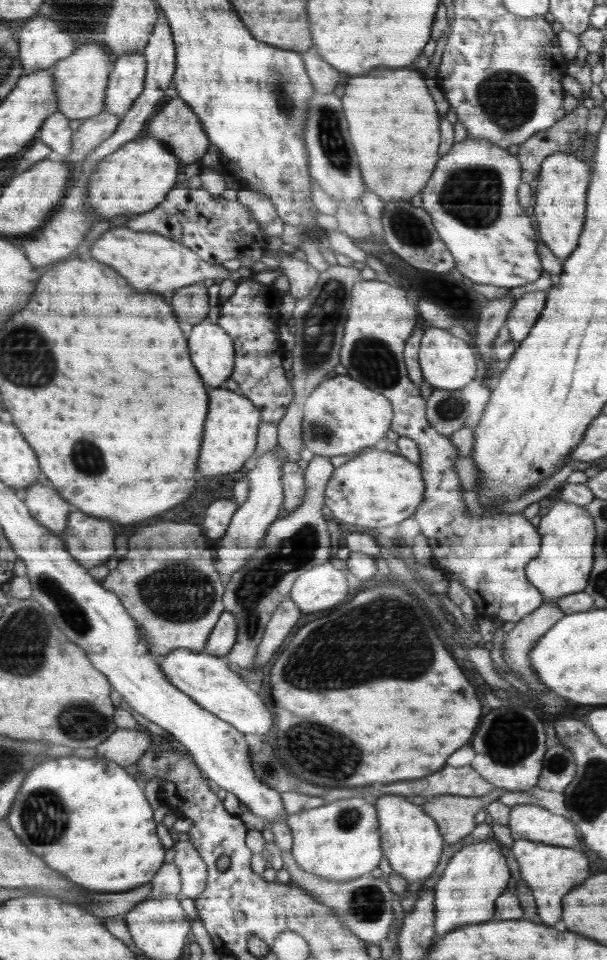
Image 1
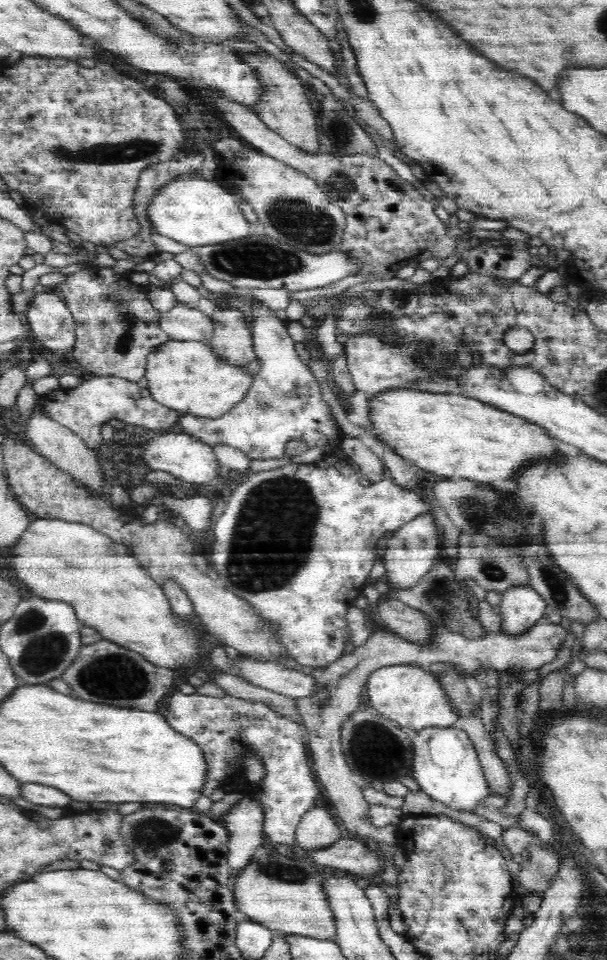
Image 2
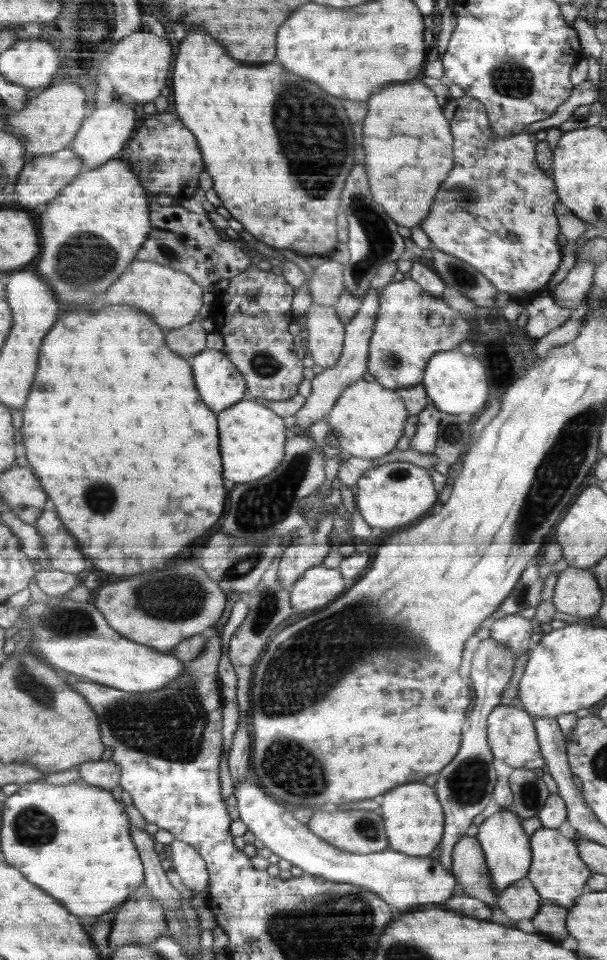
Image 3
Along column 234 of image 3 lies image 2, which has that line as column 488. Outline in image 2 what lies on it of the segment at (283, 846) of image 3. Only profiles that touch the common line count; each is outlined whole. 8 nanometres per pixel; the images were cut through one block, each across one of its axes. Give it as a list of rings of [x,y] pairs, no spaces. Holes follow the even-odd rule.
[[[460,724],[453,726],[422,726],[416,730],[412,743],[412,776],[420,789],[434,800],[452,809],[472,809],[489,795],[487,780],[480,765],[475,744]]]

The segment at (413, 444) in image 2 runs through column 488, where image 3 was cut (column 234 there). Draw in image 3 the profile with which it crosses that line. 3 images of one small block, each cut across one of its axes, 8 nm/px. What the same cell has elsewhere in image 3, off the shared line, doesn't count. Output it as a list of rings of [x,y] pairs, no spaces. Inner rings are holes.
[[[243,400],[219,414],[222,452],[226,456],[226,478],[238,483],[264,479],[283,462],[286,426],[278,414],[258,400]]]

